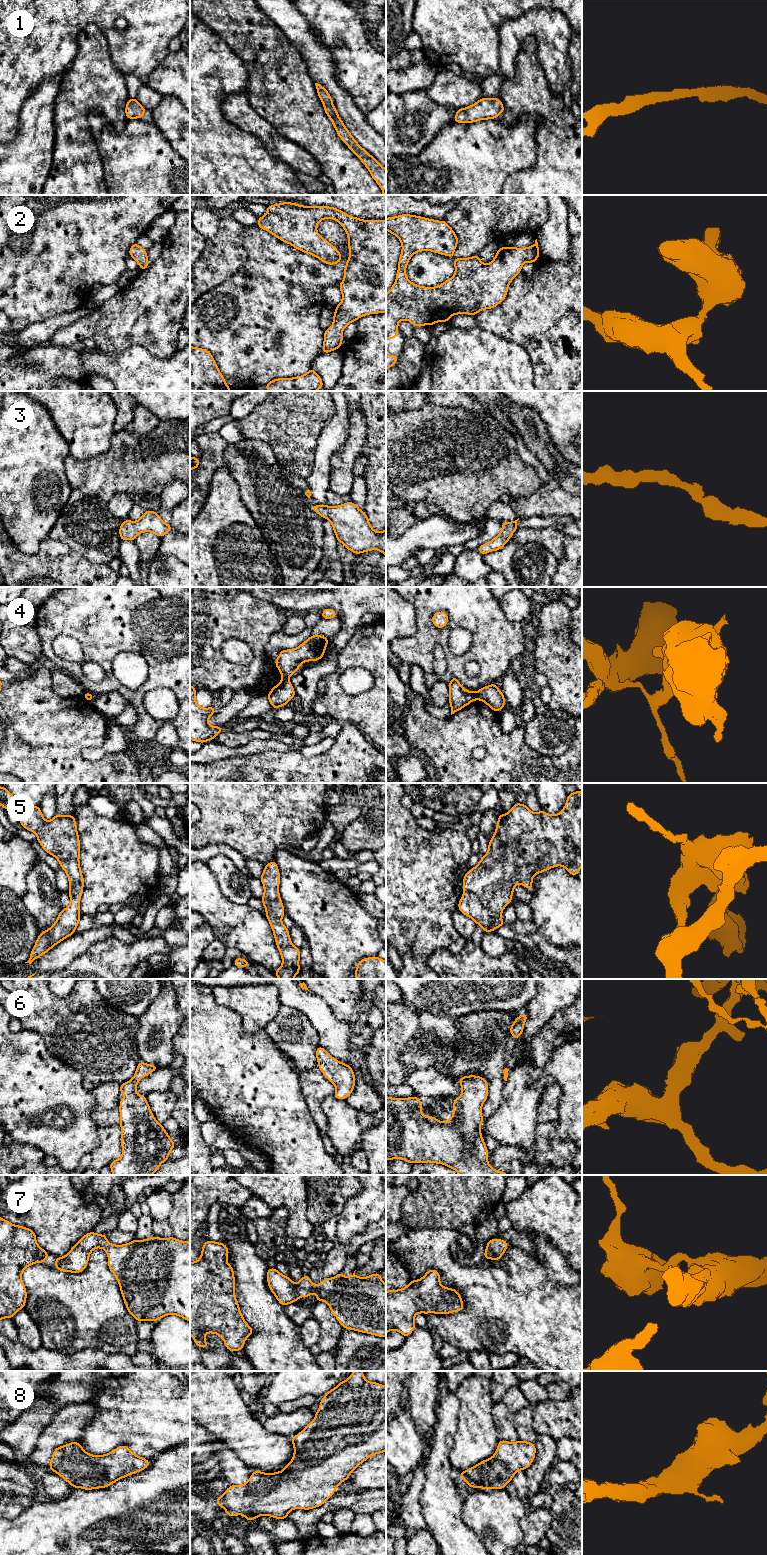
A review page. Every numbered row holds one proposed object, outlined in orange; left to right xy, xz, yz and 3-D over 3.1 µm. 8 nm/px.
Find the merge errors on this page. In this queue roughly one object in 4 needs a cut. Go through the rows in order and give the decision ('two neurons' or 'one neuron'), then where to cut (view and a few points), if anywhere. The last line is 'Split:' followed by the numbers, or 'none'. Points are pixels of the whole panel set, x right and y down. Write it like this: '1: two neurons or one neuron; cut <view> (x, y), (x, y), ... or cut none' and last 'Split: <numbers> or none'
1: one neuron; cut none
2: one neuron; cut none
3: one neuron; cut none
4: two neurons; cut yz (475, 693), (476, 699)
5: one neuron; cut none
6: one neuron; cut none
7: one neuron; cut none
8: one neuron; cut none
Split: 4

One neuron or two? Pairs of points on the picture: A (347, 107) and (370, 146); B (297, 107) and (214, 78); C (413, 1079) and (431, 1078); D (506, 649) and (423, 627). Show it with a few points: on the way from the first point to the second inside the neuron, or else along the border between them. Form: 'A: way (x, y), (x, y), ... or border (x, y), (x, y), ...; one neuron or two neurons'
A: way (352, 117), (366, 136); one neuron
B: border (244, 66), (247, 72), (246, 93); two neurons
C: way (417, 1079), (427, 1079); one neuron
D: way (485, 628), (479, 622), (453, 622), (444, 630); one neuron

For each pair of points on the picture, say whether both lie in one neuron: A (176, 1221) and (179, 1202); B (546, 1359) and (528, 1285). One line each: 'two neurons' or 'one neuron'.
A: one neuron
B: one neuron

